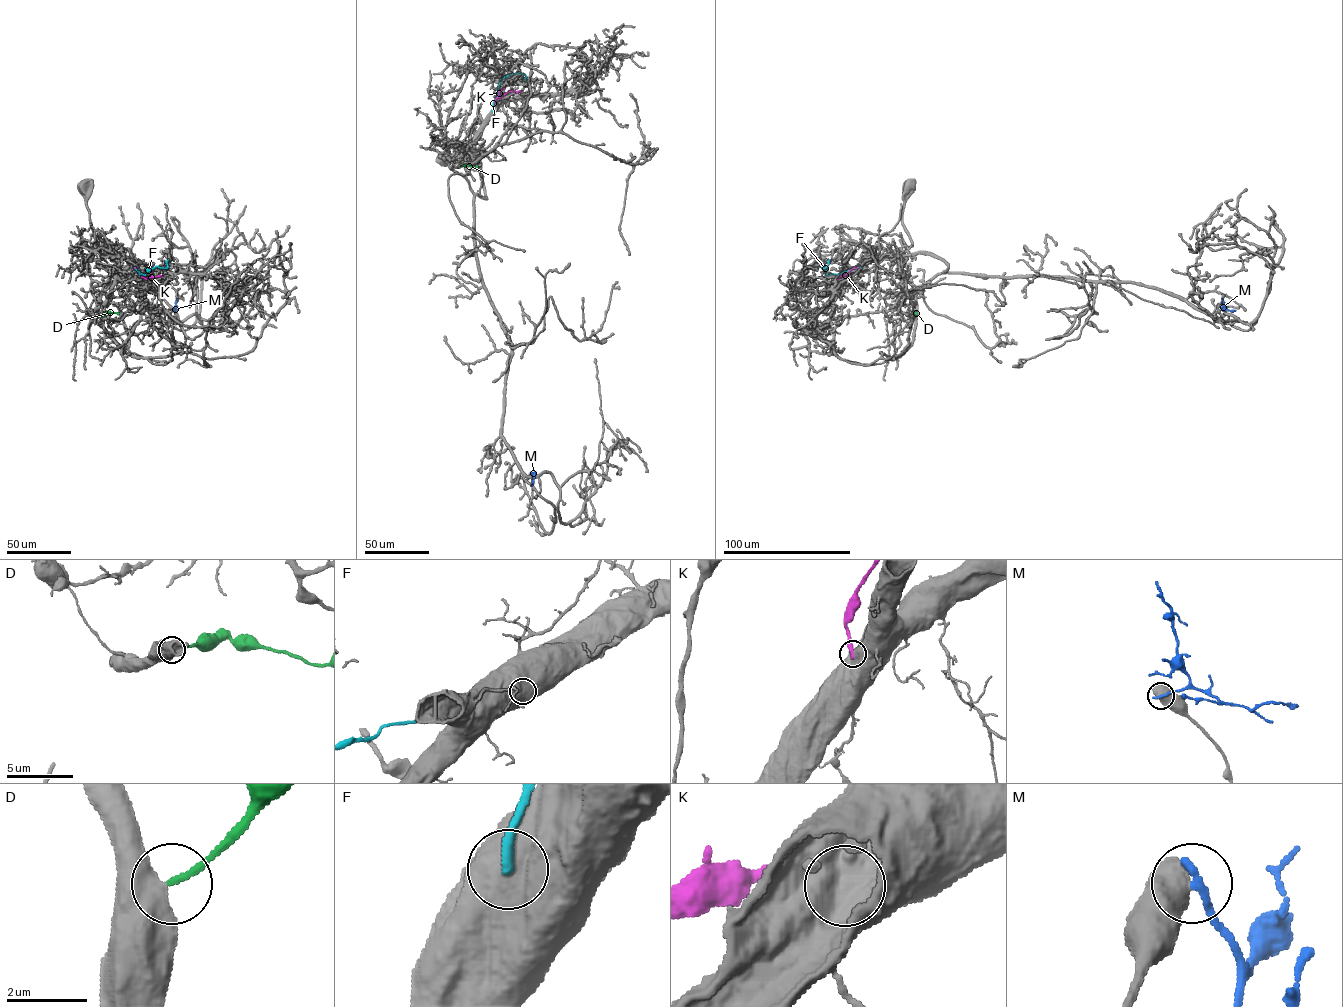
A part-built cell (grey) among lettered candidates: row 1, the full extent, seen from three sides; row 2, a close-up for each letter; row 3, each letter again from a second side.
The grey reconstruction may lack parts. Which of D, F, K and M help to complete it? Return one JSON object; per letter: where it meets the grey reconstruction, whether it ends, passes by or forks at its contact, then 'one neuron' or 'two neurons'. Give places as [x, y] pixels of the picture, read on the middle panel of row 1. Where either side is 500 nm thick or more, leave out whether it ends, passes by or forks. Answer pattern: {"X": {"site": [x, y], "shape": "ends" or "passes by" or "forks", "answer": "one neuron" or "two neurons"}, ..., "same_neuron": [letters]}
{"D": {"site": [460, 166], "answer": "one neuron"}, "F": {"site": [492, 111], "answer": "two neurons"}, "K": {"site": [493, 108], "answer": "two neurons"}, "M": {"site": [531, 472], "answer": "two neurons"}, "same_neuron": ["D"]}

